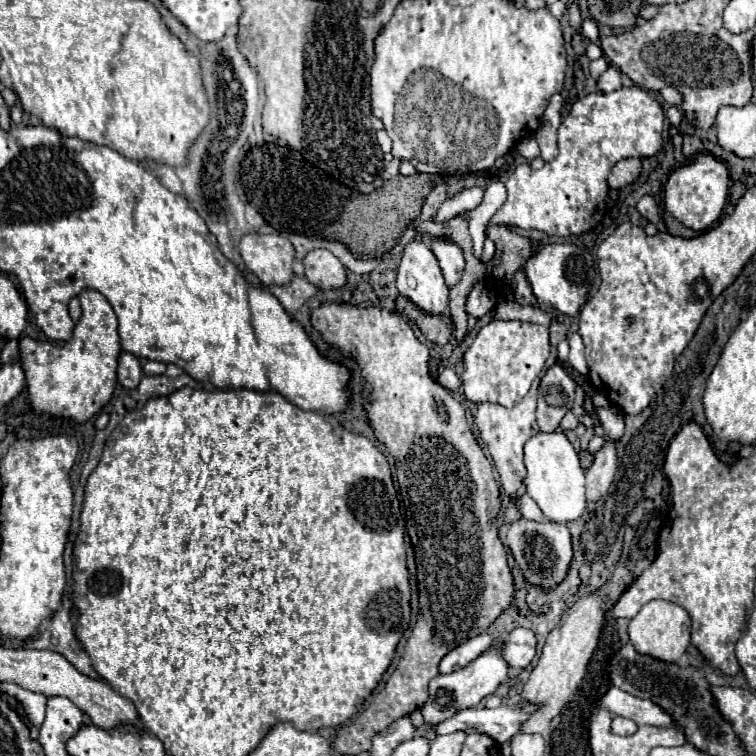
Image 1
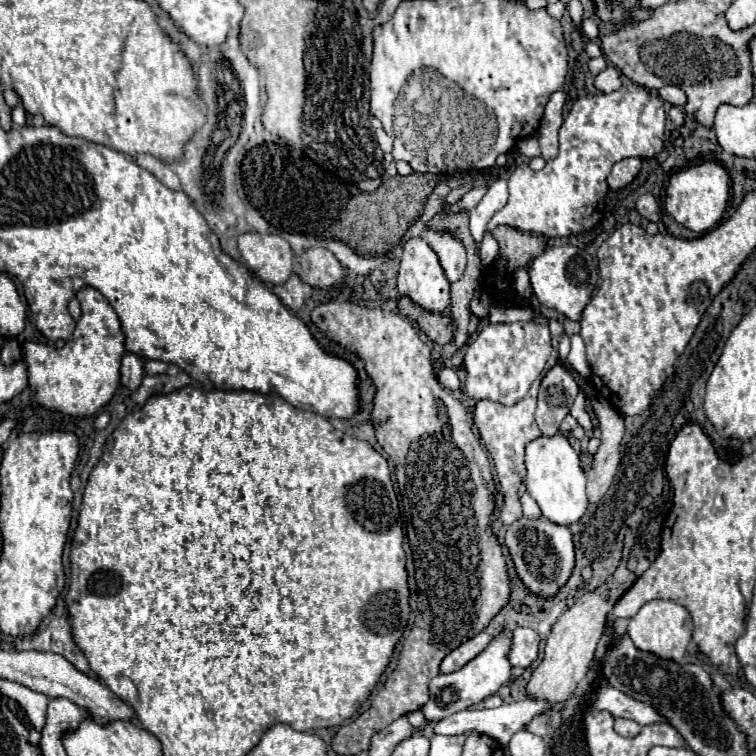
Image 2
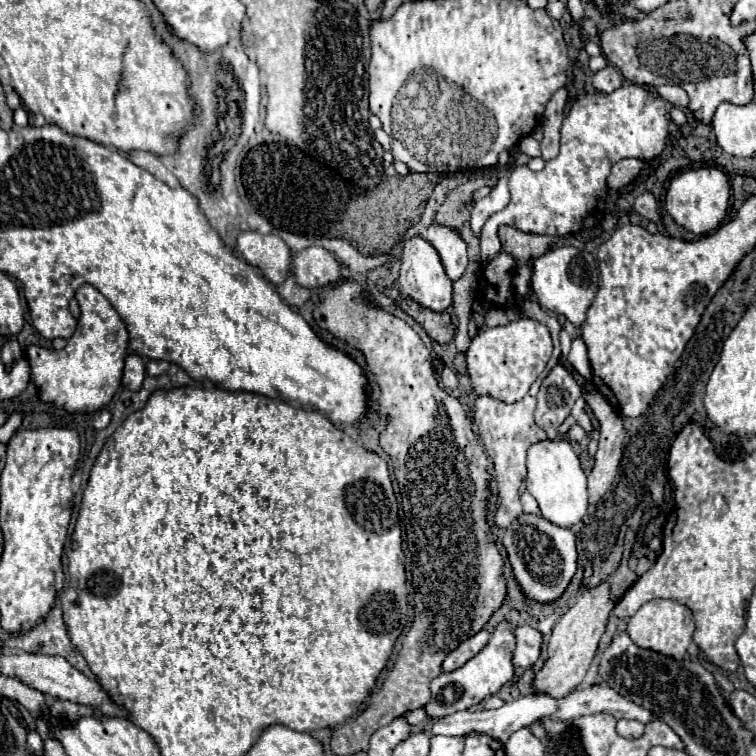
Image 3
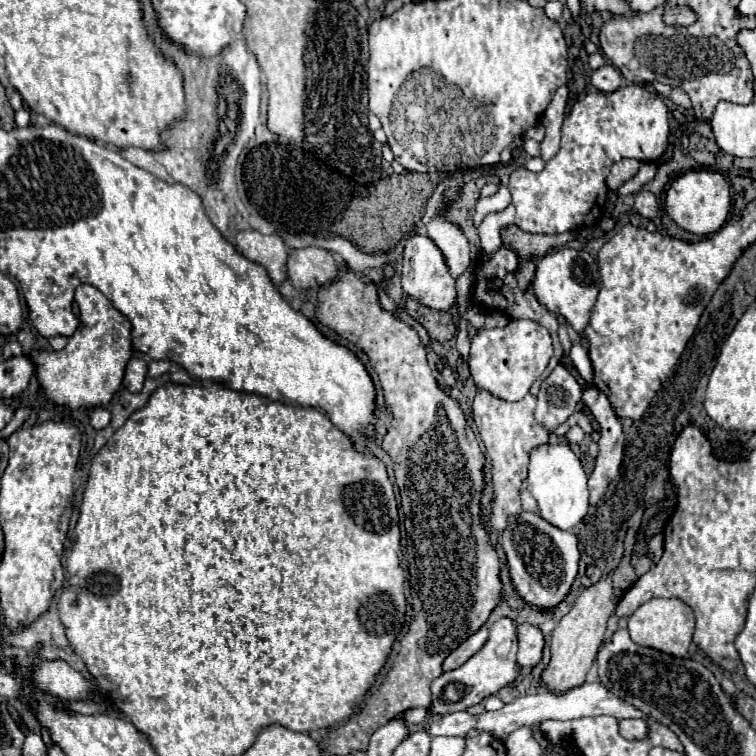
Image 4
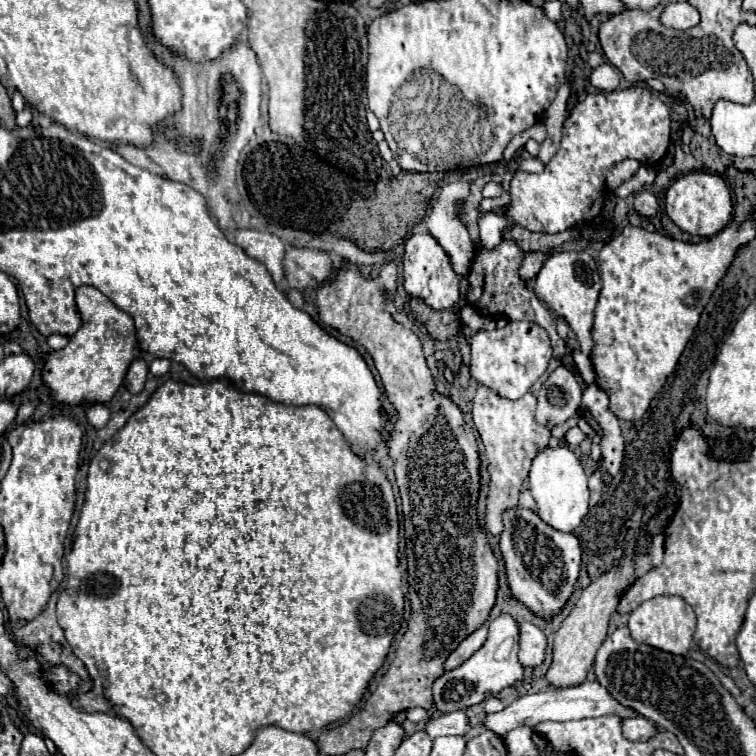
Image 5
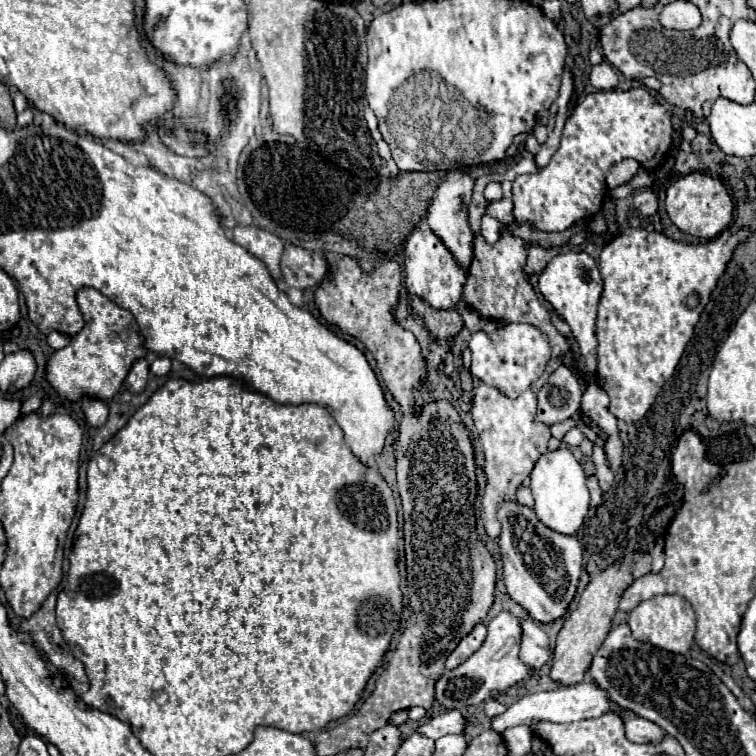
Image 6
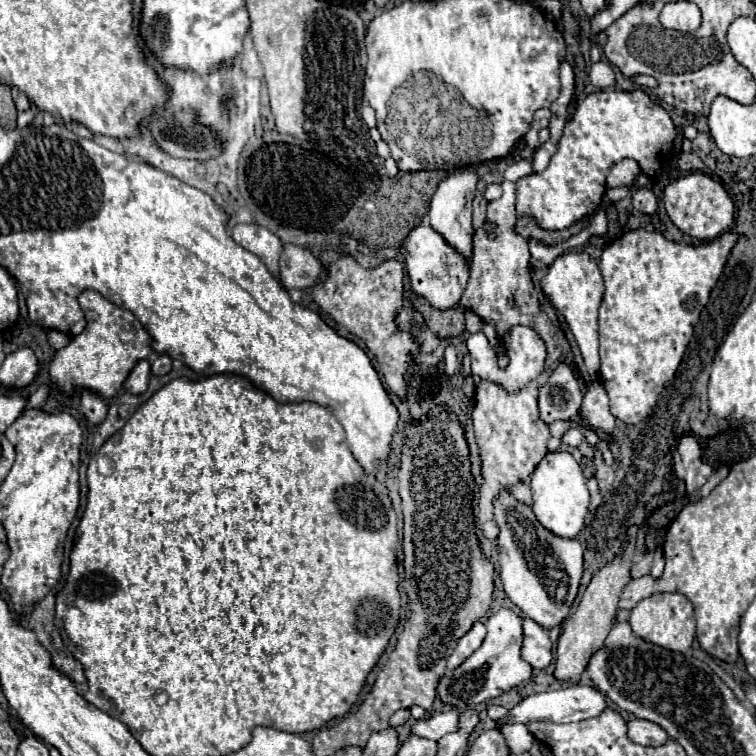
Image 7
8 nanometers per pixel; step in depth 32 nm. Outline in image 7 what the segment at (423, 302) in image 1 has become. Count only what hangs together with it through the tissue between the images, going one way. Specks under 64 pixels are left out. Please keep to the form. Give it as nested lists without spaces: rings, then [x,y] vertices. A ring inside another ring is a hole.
[[[418,224],[406,238],[406,270],[410,276],[410,286],[418,296],[424,296],[434,308],[448,310],[460,302],[460,296],[468,284],[472,260],[464,260],[456,248],[452,248],[440,232],[430,224]]]

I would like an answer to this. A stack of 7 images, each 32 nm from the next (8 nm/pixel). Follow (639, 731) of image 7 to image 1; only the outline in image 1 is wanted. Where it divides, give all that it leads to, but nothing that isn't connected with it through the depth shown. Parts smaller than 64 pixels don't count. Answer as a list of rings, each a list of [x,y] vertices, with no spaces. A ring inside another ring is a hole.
[[[614,716],[612,720],[612,730],[614,734],[620,734],[620,736],[632,736],[632,732],[636,732],[638,724],[628,720],[628,718],[620,718],[620,716]]]

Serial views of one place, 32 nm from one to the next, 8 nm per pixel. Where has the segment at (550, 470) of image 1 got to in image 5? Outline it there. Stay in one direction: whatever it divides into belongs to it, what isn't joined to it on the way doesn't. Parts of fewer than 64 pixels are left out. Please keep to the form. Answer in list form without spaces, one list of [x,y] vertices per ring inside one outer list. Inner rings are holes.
[[[566,446],[558,448],[546,448],[542,450],[530,468],[530,492],[536,500],[536,514],[552,528],[560,532],[574,532],[580,524],[582,518],[588,514],[588,486],[586,486],[588,476],[584,474],[582,464],[570,452]]]

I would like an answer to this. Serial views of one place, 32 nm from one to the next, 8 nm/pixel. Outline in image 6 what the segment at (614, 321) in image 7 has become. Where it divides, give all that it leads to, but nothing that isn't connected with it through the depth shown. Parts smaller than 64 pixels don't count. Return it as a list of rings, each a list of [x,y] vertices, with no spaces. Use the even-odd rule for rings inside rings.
[[[730,226],[728,230],[724,230],[722,234],[718,234],[716,238],[712,238],[708,242],[702,242],[702,244],[684,244],[684,242],[674,242],[674,240],[670,240],[664,234],[658,234],[658,232],[646,232],[644,228],[626,228],[620,236],[616,236],[606,248],[603,248],[602,254],[600,254],[598,259],[598,269],[602,280],[604,280],[604,292],[602,292],[602,300],[600,300],[600,306],[598,306],[598,318],[596,318],[596,336],[598,336],[598,372],[596,372],[596,376],[598,376],[598,384],[610,396],[610,412],[618,420],[638,422],[638,420],[642,420],[648,414],[648,410],[652,408],[658,392],[674,376],[676,366],[678,366],[678,362],[680,362],[680,358],[684,354],[684,348],[686,348],[686,344],[690,342],[690,338],[694,334],[694,326],[696,326],[704,306],[708,304],[710,294],[716,288],[718,278],[724,274],[728,260],[732,258],[732,250],[736,248],[736,244],[740,244],[746,238],[748,238],[748,230],[738,230],[738,228]]]

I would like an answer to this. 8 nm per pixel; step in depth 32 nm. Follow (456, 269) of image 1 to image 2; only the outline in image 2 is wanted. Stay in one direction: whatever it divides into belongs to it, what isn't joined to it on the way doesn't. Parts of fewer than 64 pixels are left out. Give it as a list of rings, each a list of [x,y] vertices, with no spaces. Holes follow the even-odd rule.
[[[432,228],[426,230],[426,234],[422,238],[438,254],[446,278],[450,282],[460,280],[460,276],[464,274],[464,268],[466,268],[466,248],[464,248],[464,244],[460,244],[460,240],[456,240],[456,236],[452,236],[452,232],[436,232]]]

